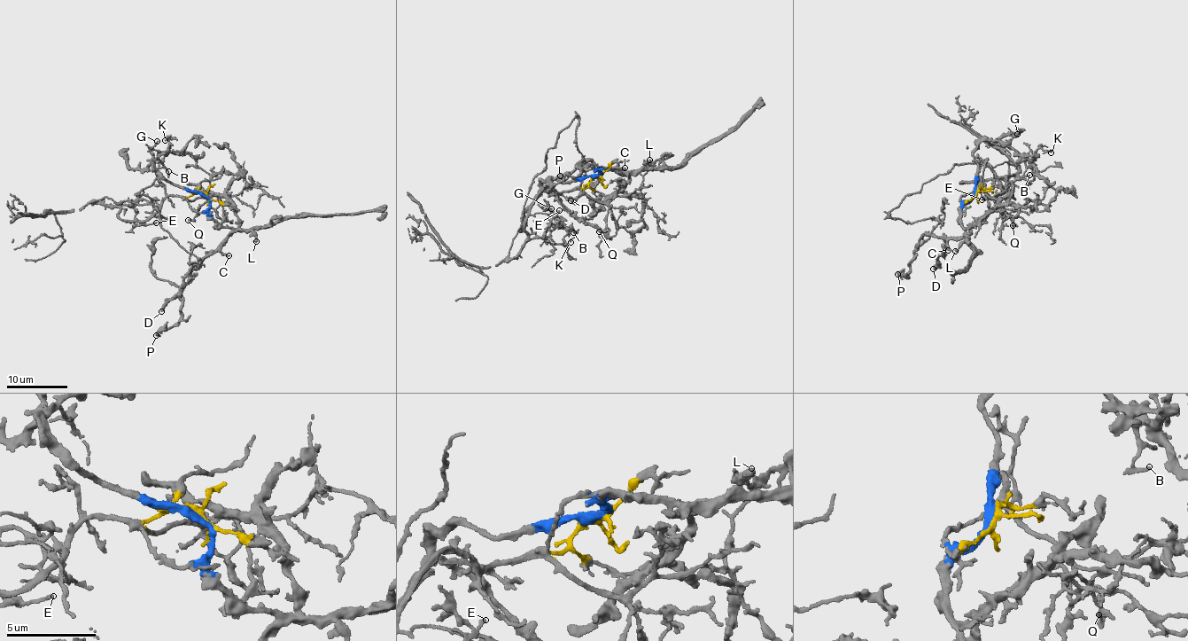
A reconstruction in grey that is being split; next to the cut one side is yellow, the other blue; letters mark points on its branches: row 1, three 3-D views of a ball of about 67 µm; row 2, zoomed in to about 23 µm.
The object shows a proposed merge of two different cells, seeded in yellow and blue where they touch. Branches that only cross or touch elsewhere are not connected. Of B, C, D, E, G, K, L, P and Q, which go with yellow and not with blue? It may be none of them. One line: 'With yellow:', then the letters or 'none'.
With yellow: B, E, G, K, Q

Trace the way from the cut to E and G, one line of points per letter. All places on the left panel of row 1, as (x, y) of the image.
E: (205, 194), (166, 197), (159, 210), (146, 219), (129, 222), (118, 214), (128, 206), (141, 223), (157, 222)
G: (205, 194), (166, 197), (146, 219), (120, 218), (157, 179), (164, 162), (151, 150), (158, 141)

